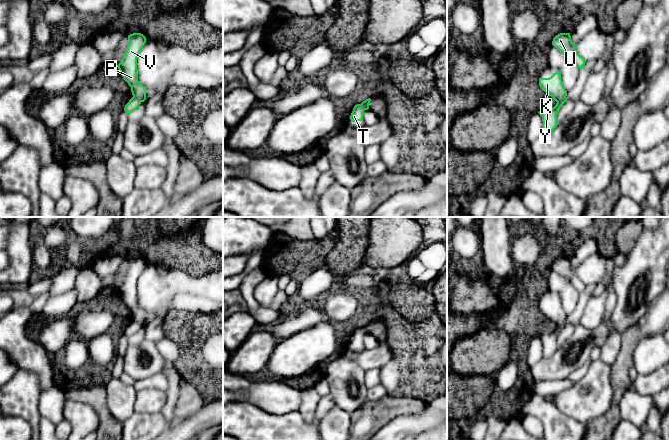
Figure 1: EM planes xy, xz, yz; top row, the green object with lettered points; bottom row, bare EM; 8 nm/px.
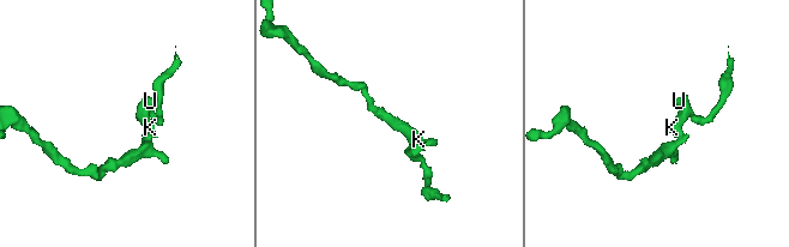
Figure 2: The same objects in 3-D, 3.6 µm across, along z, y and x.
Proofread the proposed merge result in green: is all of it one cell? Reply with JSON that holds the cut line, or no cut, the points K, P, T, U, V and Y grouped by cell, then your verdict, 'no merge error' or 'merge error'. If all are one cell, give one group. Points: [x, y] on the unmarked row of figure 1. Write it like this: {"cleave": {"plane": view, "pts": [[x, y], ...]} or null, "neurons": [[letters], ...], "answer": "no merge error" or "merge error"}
{"cleave": {"plane": "yz", "pts": [[565, 321], [557, 326]]}, "neurons": [["K", "P", "U", "V"], ["T", "Y"]], "answer": "merge error"}

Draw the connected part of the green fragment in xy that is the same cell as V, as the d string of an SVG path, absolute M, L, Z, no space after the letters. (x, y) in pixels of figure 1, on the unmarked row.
M141 257L128 259L127 272L121 286L117 289L123 303L131 311L133 321L141 326L146 324L147 311L138 305L137 282L146 264L146 261Z

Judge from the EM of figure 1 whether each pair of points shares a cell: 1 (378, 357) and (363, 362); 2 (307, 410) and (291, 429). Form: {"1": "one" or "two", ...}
{"1": "one", "2": "two"}

